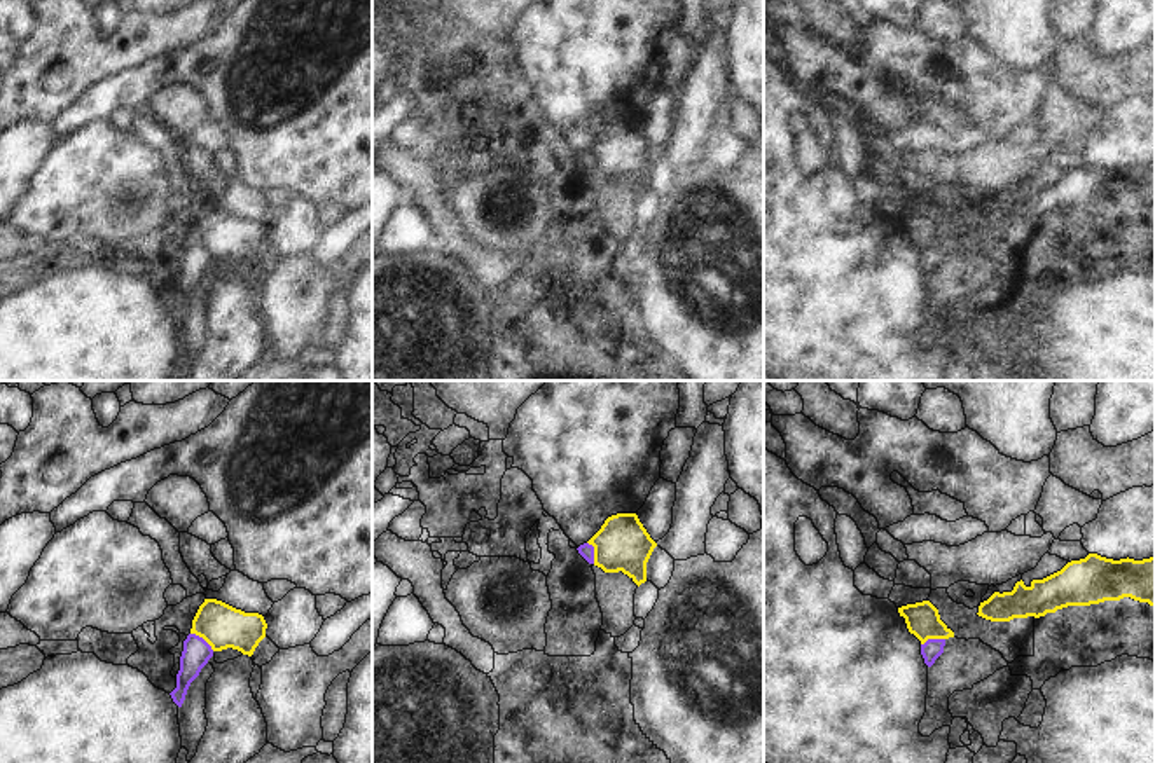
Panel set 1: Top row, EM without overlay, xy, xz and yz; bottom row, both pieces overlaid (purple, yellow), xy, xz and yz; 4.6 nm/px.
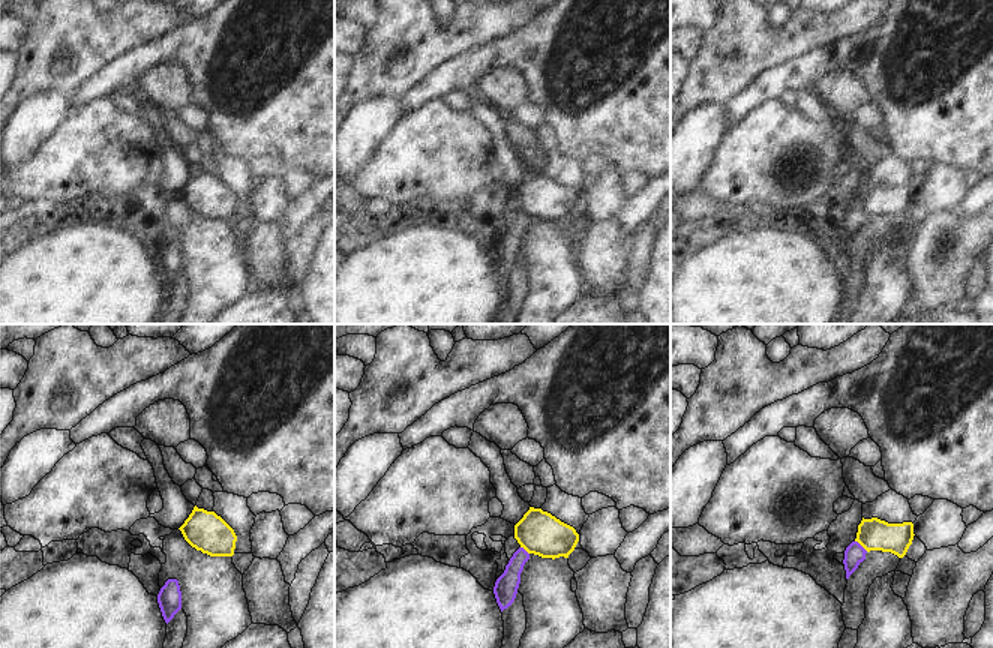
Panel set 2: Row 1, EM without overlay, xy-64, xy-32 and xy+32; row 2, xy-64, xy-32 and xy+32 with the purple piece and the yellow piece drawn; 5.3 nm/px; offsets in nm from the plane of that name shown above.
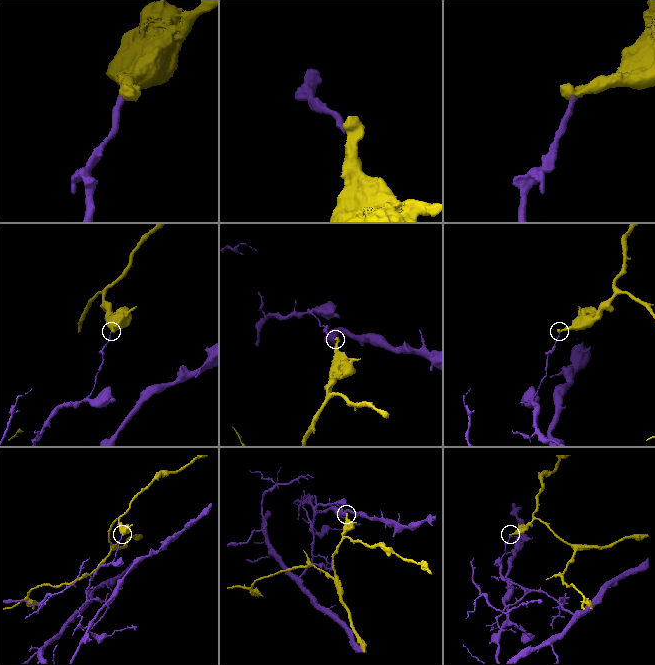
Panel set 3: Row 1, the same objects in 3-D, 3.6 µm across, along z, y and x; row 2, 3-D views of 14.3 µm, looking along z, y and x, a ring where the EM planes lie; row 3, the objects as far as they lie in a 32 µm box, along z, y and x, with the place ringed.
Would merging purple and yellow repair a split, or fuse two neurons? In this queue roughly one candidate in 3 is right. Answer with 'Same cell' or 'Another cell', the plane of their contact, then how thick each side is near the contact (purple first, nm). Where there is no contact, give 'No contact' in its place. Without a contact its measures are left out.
Another cell. Touches purple in xy. Thickness 130 nm (purple) against 200 nm.

